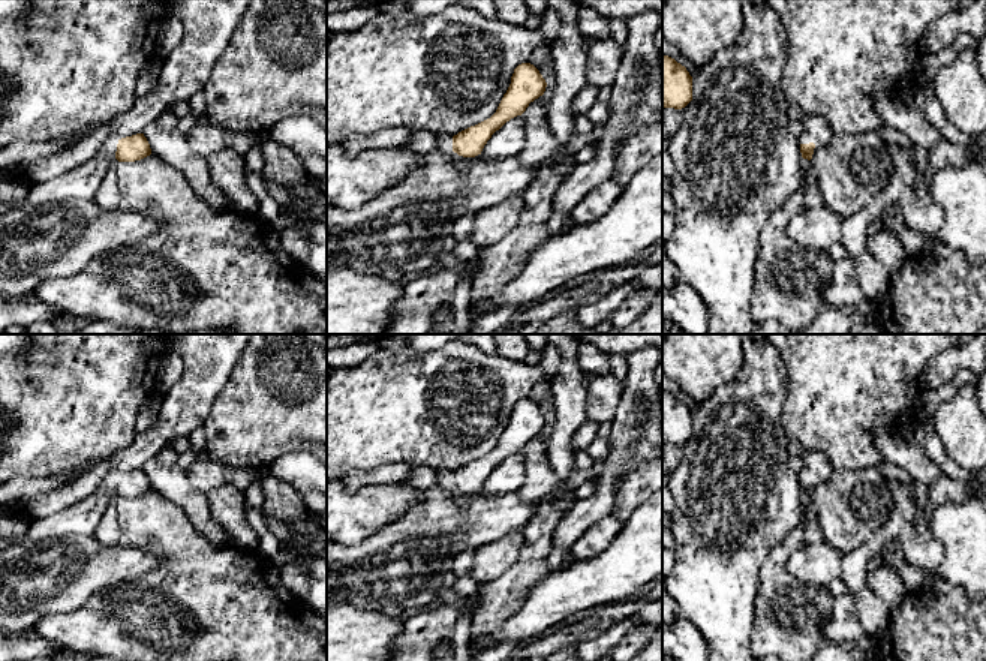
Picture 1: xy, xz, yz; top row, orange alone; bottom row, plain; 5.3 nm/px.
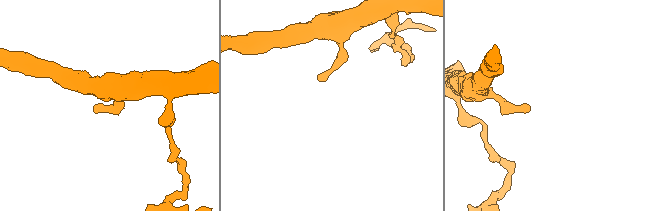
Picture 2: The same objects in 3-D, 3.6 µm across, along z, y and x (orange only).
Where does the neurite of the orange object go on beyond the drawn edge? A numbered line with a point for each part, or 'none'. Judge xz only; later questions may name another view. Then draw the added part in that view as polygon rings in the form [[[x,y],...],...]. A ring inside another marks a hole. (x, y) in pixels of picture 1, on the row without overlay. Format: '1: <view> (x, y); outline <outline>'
1: xz (444, 477); outline [[[436,471],[438,474],[438,481],[439,481],[439,486],[442,487],[453,487],[453,472],[450,471]]]

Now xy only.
1: xy (80, 519); outline [[[109,474],[102,484],[84,501],[63,508],[61,511],[33,519],[22,540],[7,541],[0,538],[0,553],[19,543],[37,543],[64,535],[93,535],[109,499],[115,495],[117,474]]]

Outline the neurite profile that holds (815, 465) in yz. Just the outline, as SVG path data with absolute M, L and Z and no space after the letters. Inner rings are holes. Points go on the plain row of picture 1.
M803 450L800 457L803 460L803 474L815 481L829 481L836 474L823 451Z

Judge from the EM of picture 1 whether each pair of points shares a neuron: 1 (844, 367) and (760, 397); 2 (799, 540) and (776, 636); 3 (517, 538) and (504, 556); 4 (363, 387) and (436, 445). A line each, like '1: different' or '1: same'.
1: different
2: same
3: same
4: same

